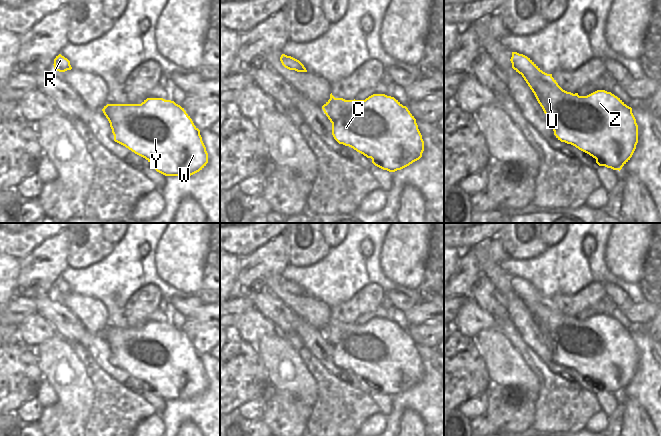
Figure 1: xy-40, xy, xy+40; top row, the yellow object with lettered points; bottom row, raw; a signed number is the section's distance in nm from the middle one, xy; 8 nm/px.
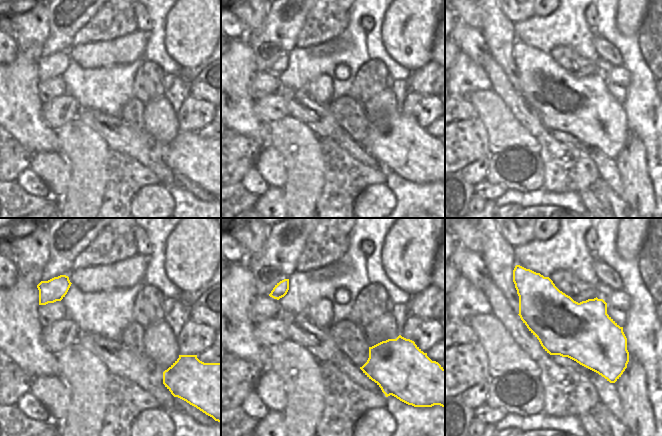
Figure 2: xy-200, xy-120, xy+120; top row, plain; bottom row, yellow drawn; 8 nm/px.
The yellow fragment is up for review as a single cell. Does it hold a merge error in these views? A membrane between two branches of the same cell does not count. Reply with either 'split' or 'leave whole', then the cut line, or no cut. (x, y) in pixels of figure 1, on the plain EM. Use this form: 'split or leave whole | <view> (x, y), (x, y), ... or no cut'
leave whole | no cut

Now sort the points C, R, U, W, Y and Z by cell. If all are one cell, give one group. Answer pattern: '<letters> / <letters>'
C R U W Y Z

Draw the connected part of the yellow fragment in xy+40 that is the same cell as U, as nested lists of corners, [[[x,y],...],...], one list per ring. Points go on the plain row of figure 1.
[[[512,276],[510,283],[512,292],[522,299],[546,340],[550,343],[554,359],[561,366],[571,368],[579,374],[596,383],[599,390],[613,394],[621,394],[632,381],[638,367],[638,349],[632,337],[632,332],[627,330],[620,322],[605,314],[597,314],[587,320],[579,320],[563,314],[552,298],[543,296],[530,282],[517,276]]]

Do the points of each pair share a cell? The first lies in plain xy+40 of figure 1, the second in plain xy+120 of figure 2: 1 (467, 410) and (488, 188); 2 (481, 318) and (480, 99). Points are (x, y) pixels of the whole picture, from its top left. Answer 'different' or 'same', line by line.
1: different
2: different

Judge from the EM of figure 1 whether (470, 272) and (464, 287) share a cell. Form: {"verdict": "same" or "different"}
{"verdict": "same"}

